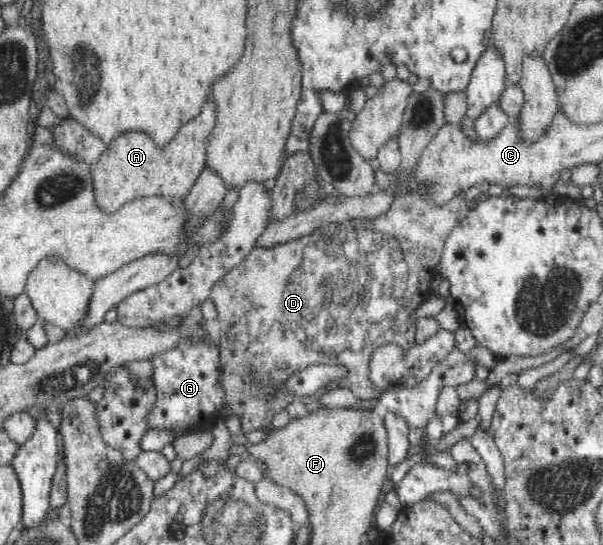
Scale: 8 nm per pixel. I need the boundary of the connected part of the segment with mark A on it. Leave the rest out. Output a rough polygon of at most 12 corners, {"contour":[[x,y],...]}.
{"contour":[[215,96],[169,144],[123,131],[92,164],[101,209],[191,188]]}

